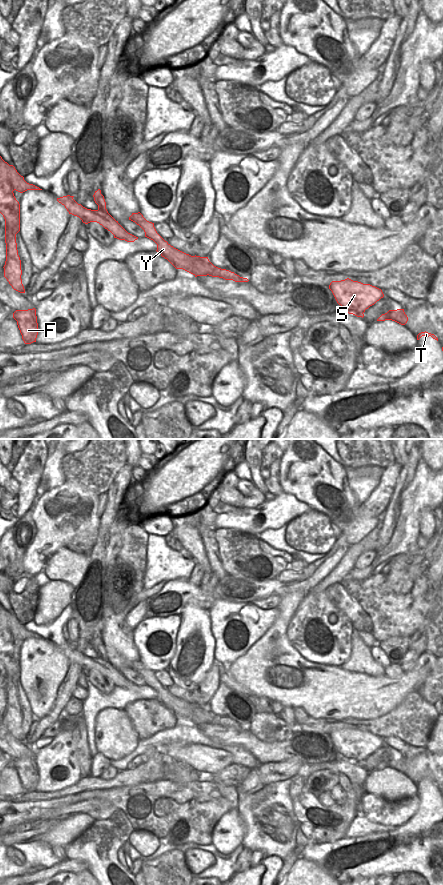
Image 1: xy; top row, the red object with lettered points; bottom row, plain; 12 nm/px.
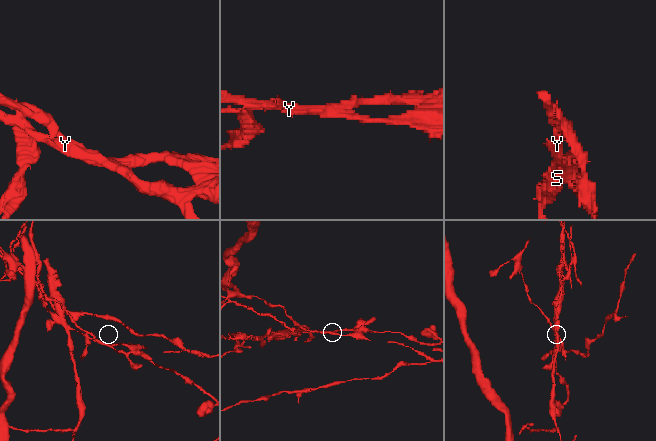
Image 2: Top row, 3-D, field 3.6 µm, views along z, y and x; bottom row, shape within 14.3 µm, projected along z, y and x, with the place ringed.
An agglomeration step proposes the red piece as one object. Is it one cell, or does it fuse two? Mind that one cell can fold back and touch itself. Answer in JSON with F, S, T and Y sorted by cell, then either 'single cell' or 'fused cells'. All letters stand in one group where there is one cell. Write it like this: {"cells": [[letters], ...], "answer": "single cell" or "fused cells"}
{"cells": [["F", "T", "Y"], ["S"]], "answer": "fused cells"}

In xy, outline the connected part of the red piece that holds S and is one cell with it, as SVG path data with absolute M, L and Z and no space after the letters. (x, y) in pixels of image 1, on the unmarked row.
M349 726L332 729L329 737L339 753L347 759L352 758L357 761L364 761L366 757L384 745L381 737Z

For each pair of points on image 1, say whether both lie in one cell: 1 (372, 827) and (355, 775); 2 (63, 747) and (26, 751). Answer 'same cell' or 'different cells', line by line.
1: different cells
2: different cells

